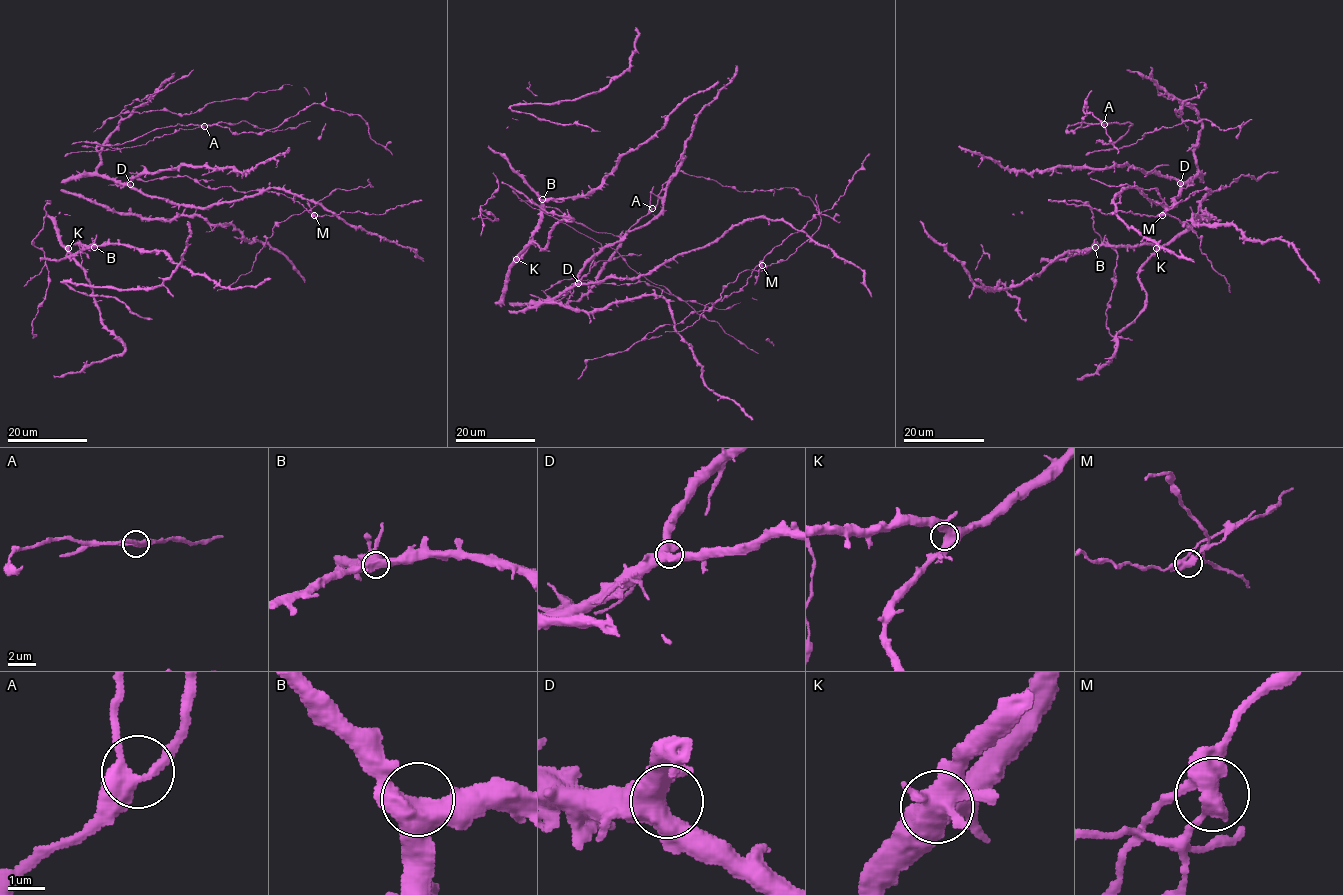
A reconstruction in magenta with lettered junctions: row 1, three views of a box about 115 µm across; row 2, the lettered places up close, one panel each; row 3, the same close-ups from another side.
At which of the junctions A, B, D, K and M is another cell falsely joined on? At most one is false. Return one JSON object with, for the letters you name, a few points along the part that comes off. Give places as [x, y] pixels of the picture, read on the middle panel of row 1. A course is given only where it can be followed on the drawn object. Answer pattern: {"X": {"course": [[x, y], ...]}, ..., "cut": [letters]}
{"M": {"course": [[761, 265], [757, 270], [742, 271], [723, 289], [720, 299], [708, 303], [689, 326], [680, 331], [664, 332]]}, "cut": ["M"]}

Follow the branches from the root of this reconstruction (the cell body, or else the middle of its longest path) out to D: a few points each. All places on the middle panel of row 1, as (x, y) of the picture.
D: (578, 299), (567, 304), (549, 297), (545, 300), (566, 293), (578, 283)

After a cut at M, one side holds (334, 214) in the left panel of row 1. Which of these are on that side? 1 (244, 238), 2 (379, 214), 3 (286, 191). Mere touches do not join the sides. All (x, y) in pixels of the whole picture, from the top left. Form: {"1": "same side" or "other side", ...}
{"1": "same side", "2": "same side", "3": "same side"}

